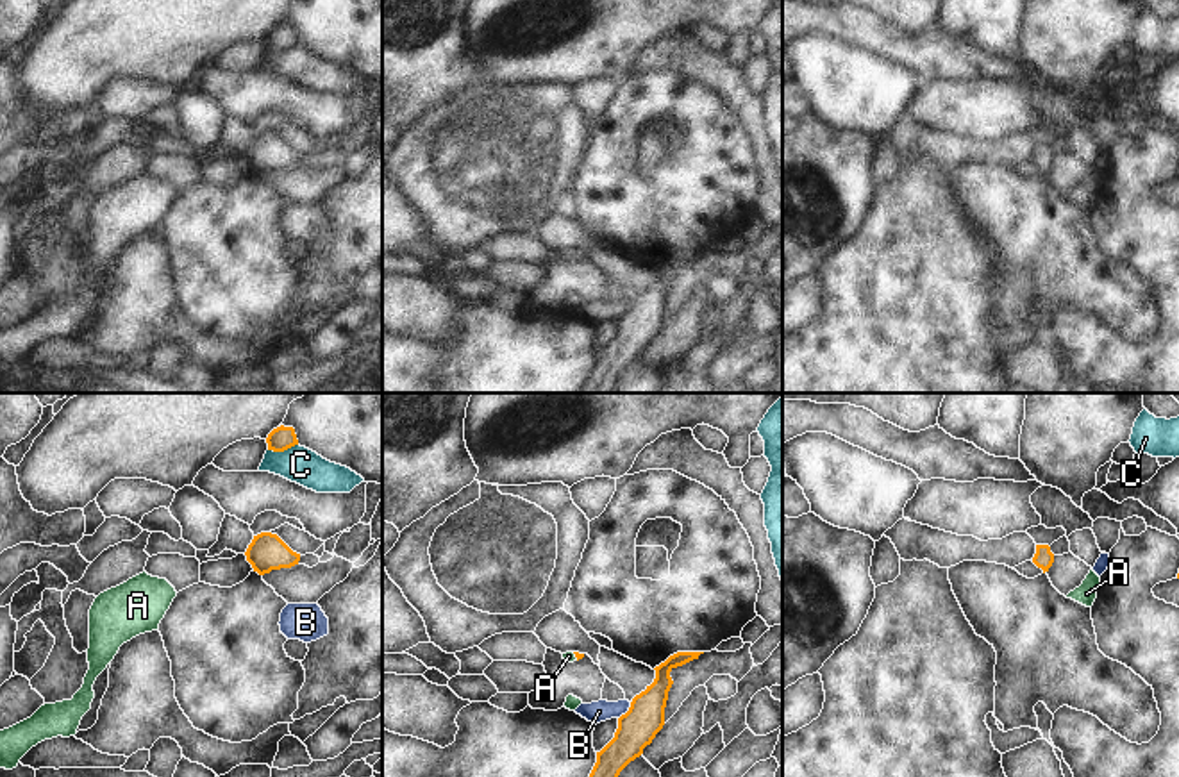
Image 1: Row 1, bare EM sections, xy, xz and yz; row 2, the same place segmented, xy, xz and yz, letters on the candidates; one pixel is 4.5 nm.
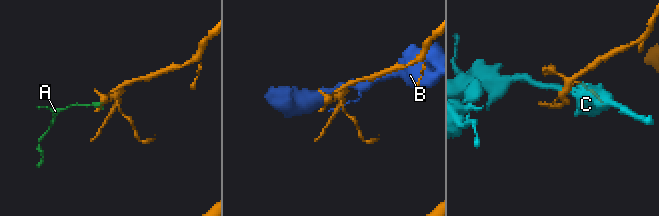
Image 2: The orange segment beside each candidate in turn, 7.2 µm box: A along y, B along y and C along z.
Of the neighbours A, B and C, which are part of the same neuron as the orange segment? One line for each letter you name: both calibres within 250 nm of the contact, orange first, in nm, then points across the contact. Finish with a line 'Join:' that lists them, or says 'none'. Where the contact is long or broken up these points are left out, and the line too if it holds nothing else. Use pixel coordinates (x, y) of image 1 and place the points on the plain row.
A: 30 nm thick on the orange side, 50 nm on the other; runs through xz (579, 256), (576, 256), (568, 256)
Join: A

